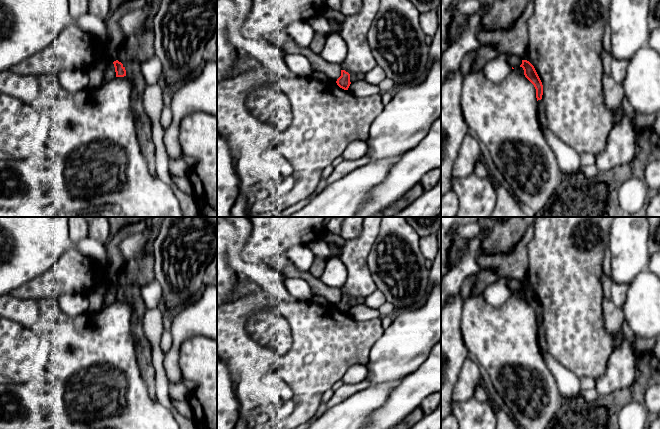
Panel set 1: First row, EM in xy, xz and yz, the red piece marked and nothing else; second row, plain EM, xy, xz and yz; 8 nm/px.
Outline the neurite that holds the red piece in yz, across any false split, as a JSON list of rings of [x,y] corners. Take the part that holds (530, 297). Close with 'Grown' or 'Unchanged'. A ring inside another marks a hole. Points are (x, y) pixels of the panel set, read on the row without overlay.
[[[513,278],[511,279],[509,286],[513,292],[518,290],[523,292],[525,301],[534,309],[536,313],[537,325],[541,324],[543,319],[543,309],[534,290],[529,285],[522,284]]]. Grown

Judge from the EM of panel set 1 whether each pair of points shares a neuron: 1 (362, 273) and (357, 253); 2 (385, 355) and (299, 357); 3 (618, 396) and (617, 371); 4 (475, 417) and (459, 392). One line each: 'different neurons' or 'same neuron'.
1: same neuron
2: different neurons
3: different neurons
4: different neurons

